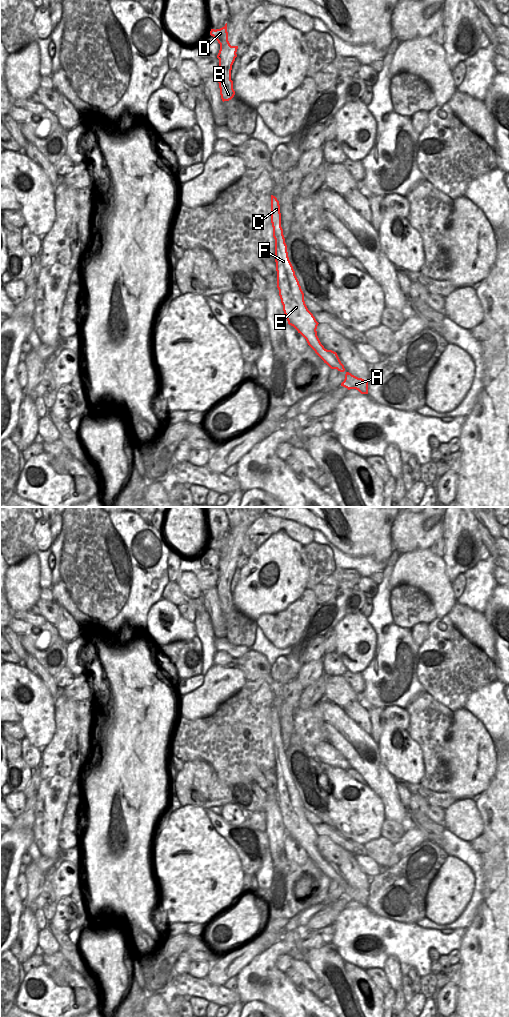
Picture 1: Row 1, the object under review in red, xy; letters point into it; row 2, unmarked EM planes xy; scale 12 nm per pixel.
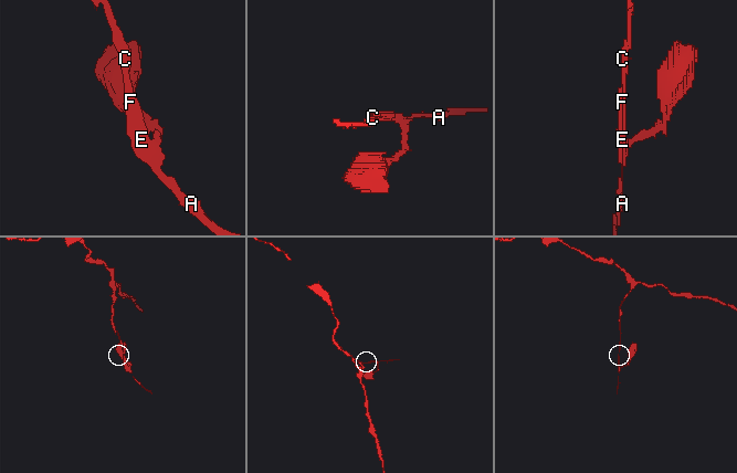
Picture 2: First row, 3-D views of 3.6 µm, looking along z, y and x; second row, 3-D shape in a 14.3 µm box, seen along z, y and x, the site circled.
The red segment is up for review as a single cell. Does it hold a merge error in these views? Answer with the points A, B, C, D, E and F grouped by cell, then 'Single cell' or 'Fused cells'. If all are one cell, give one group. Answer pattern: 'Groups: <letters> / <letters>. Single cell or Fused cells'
Groups: A B C D E F. Single cell.

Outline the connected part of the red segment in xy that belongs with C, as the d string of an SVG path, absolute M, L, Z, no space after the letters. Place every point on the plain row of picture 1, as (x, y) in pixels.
M271 707L271 735L275 751L274 769L277 783L277 800L288 836L293 838L306 851L308 857L331 881L344 884L344 877L337 865L325 861L317 848L316 841L319 835L305 816L304 805L289 772L281 739L280 717L273 707Z

